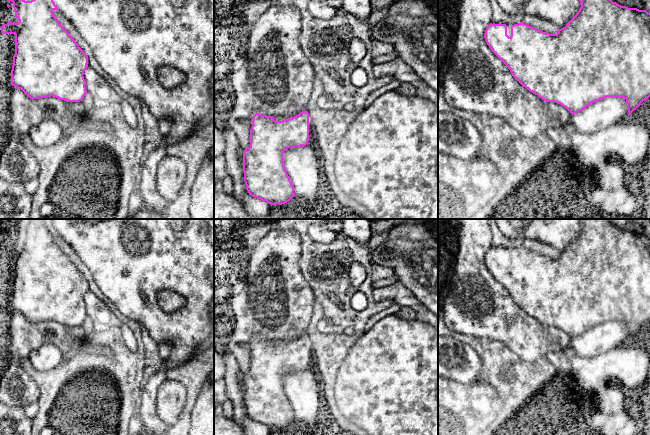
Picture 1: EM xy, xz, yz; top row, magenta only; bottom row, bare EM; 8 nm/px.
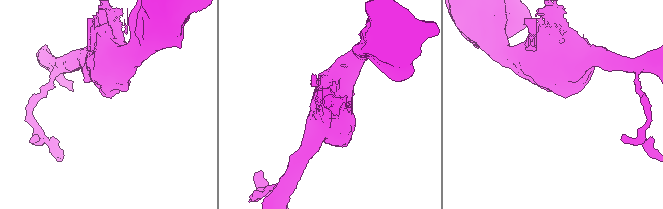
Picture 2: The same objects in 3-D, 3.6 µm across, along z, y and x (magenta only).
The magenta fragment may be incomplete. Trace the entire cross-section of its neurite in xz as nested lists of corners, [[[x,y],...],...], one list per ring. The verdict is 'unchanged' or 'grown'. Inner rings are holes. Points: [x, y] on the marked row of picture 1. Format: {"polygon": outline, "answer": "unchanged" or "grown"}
{"polygon": [[[302,111],[294,117],[275,121],[273,116],[256,113],[252,118],[250,130],[250,146],[243,152],[243,171],[246,190],[249,195],[266,201],[272,205],[282,205],[289,202],[294,196],[294,185],[292,184],[284,166],[283,152],[290,147],[306,146],[309,141],[309,113]]], "answer": "unchanged"}

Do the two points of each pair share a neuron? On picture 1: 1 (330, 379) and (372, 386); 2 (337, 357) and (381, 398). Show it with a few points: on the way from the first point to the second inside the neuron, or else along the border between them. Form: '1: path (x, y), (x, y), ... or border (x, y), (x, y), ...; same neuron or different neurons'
1: border (344, 358), (339, 366), (336, 382), (333, 387); different neurons
2: border (354, 341), (339, 366); different neurons

